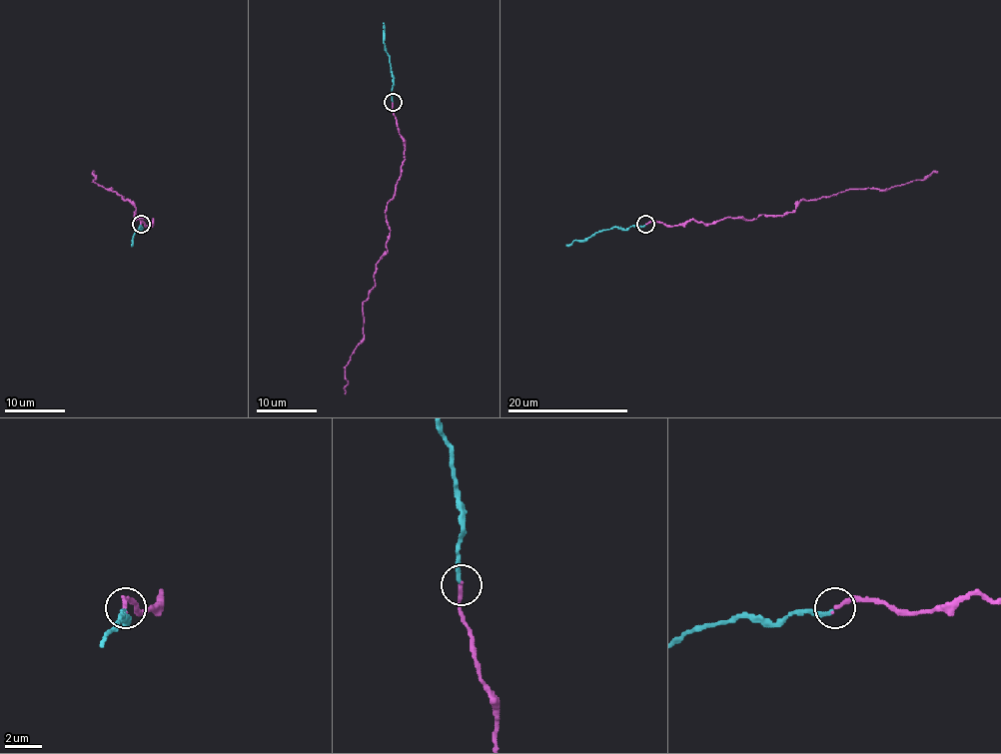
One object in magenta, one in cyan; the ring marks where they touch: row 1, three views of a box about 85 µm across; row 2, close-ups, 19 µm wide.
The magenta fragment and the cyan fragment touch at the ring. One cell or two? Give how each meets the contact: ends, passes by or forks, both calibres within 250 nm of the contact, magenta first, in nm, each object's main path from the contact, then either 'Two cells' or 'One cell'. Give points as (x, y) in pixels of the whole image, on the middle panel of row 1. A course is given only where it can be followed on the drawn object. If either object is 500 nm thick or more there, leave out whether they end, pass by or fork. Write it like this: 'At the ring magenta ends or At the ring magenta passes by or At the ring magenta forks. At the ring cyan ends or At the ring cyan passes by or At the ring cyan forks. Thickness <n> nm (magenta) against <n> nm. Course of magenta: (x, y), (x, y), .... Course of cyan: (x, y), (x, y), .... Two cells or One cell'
At the ring magenta ends. At the ring cyan ends. Thickness 260 nm (magenta) against 240 nm. Course of magenta: (393, 102), (405, 160), (385, 212), (388, 251), (362, 307), (364, 340), (346, 368), (346, 394). Course of cyan: (393, 101), (384, 22). One cell

